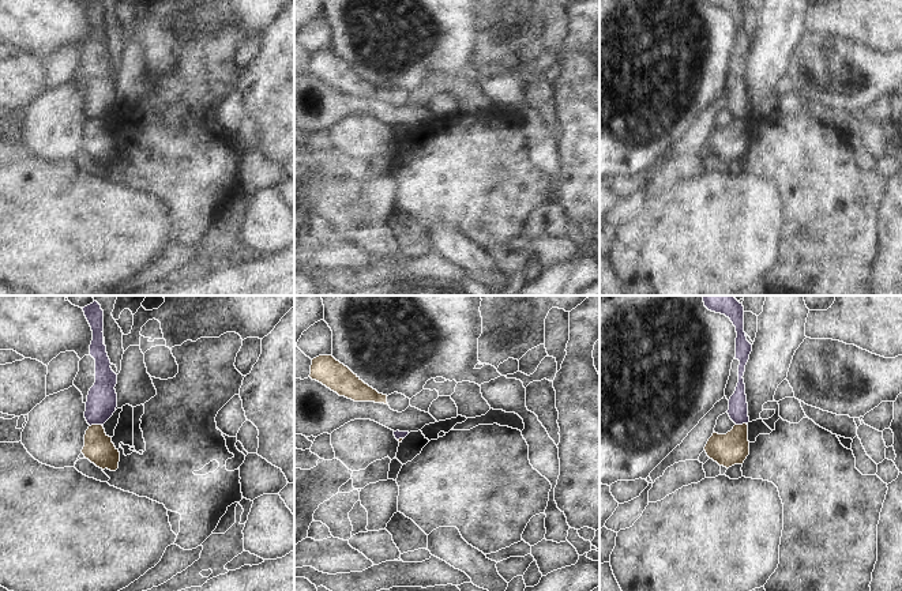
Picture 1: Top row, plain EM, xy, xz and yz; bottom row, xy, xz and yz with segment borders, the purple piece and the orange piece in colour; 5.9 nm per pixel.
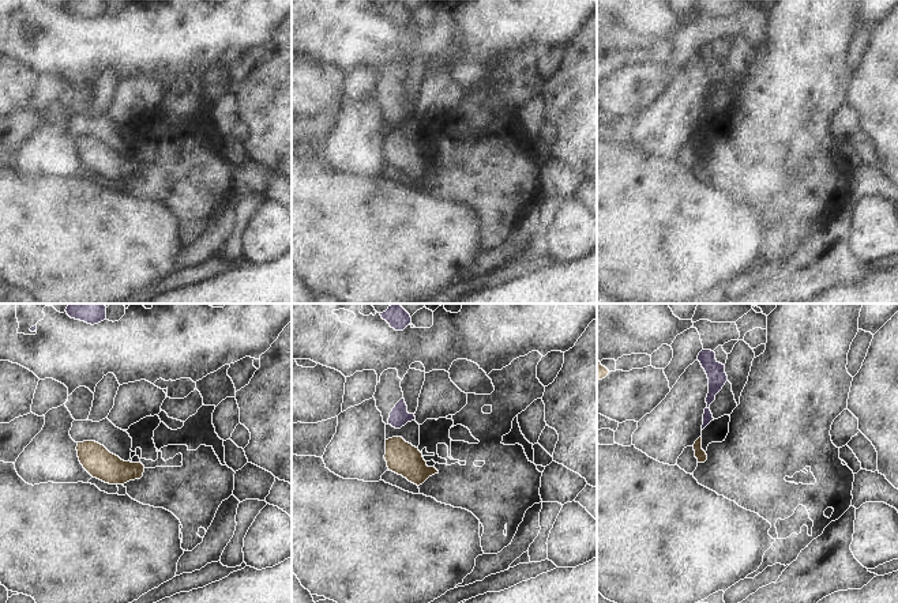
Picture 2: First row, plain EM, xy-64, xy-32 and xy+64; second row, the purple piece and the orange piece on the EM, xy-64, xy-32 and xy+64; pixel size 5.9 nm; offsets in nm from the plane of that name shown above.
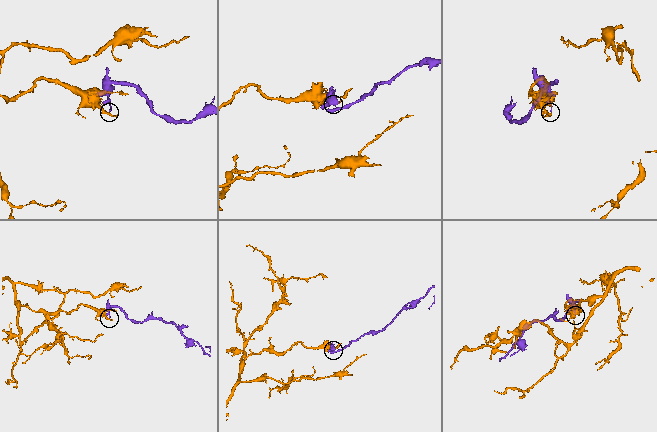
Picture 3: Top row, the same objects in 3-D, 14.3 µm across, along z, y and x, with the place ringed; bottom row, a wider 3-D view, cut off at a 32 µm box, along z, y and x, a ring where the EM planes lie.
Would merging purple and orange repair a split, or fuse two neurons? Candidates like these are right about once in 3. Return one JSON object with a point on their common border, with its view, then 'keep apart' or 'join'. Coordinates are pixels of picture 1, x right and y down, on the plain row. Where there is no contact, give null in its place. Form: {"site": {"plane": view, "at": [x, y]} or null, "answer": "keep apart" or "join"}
{"site": {"plane": "xy", "at": [96, 119]}, "answer": "keep apart"}

